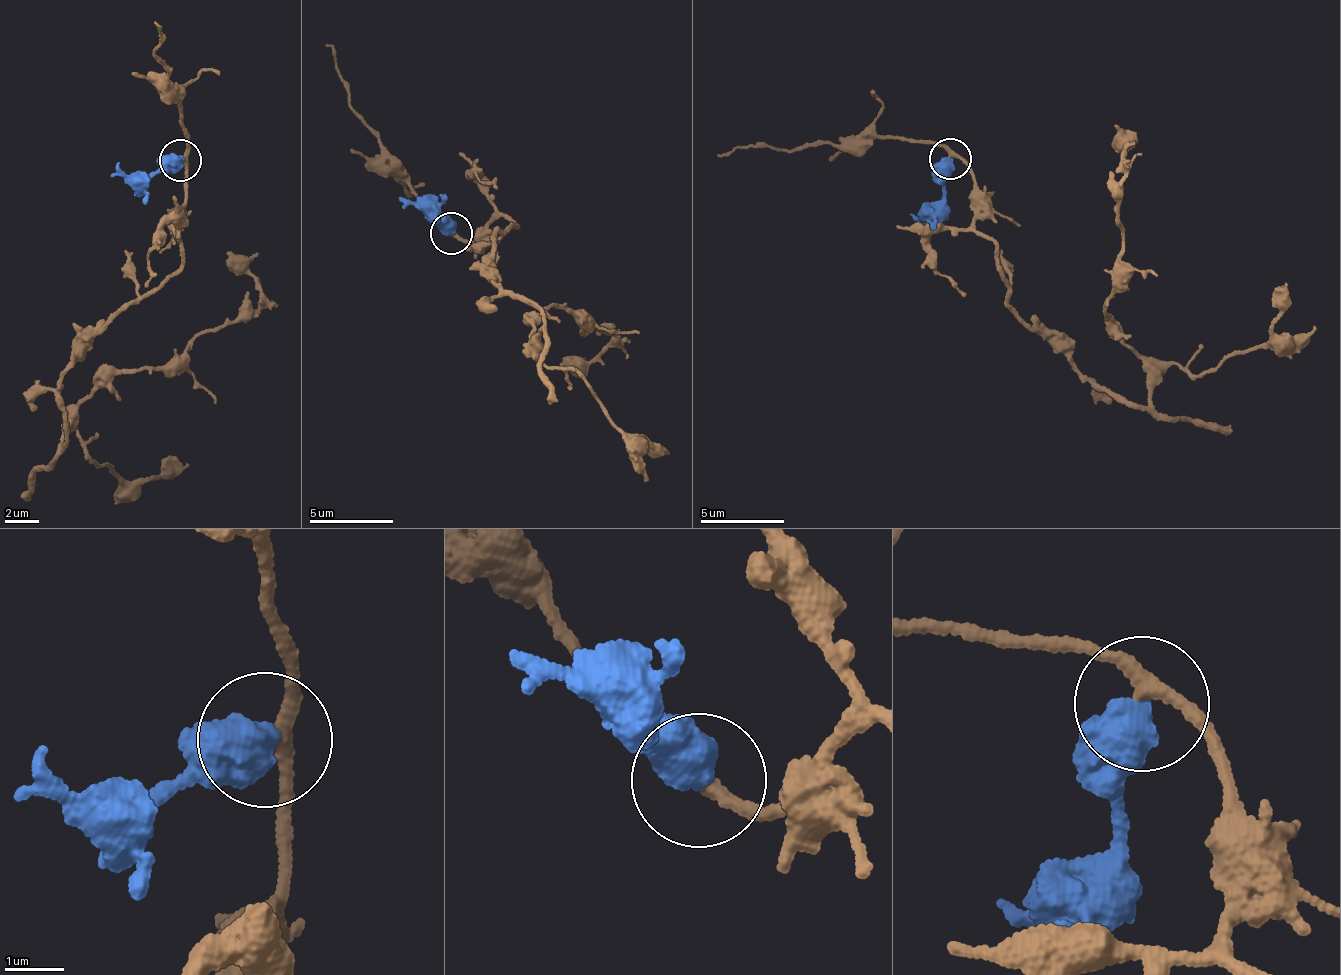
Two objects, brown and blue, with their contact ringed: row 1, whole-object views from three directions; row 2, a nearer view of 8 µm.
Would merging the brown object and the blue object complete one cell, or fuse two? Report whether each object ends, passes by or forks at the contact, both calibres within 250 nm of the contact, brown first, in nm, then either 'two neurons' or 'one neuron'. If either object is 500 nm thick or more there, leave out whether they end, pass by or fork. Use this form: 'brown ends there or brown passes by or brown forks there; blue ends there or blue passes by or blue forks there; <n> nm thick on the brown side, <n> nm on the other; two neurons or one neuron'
220 nm thick on the brown side, 650 nm on the other; two neurons

